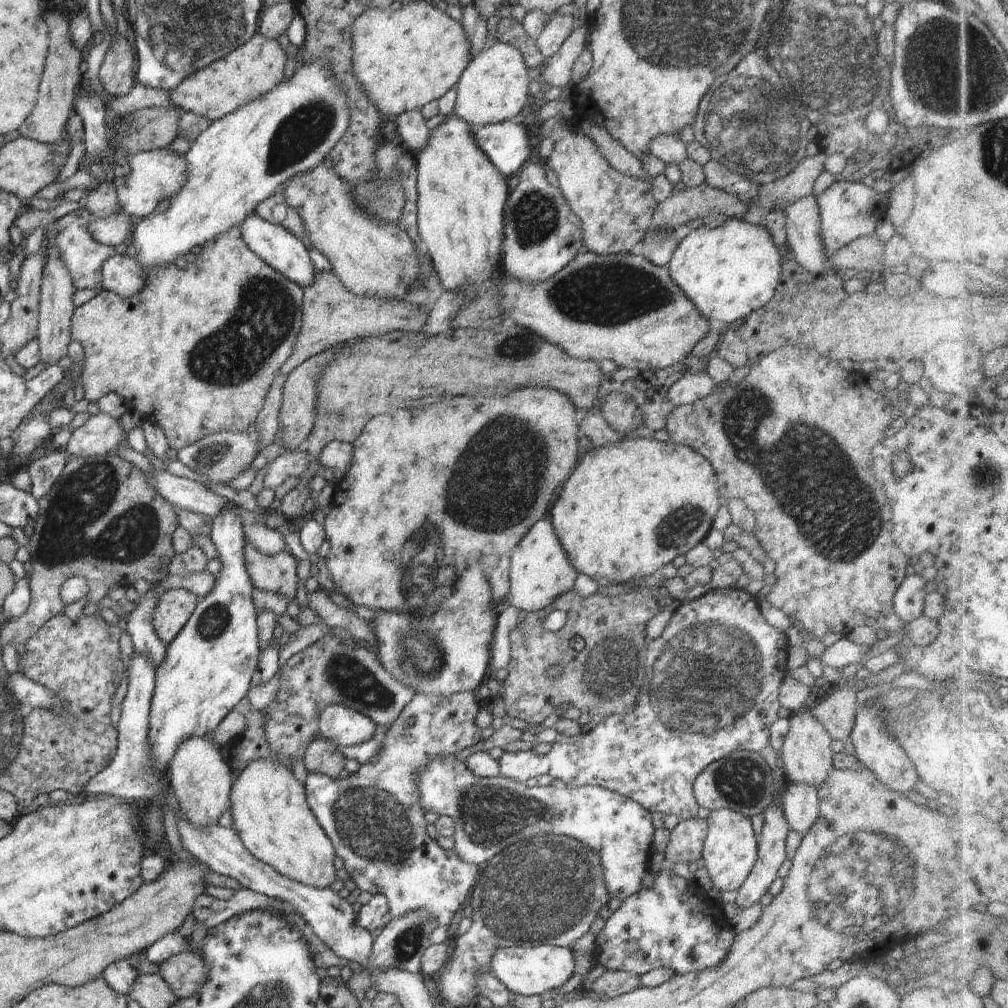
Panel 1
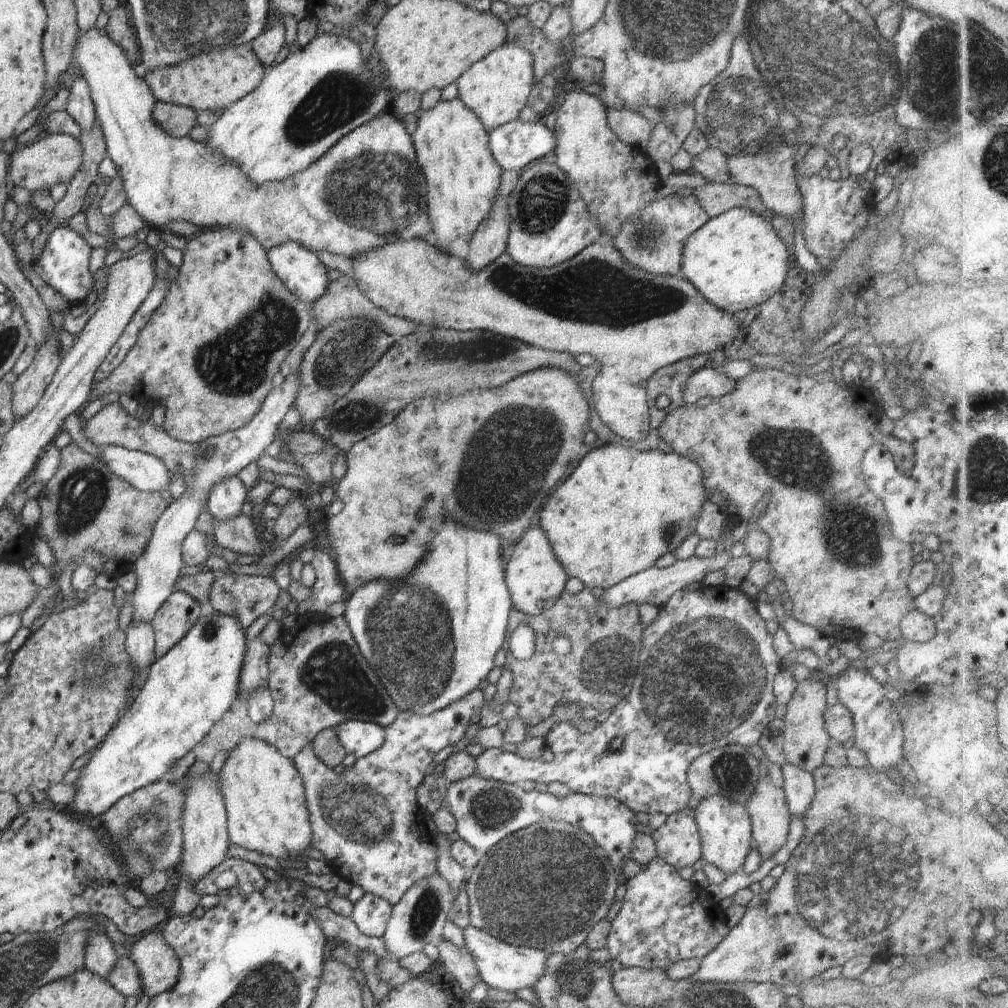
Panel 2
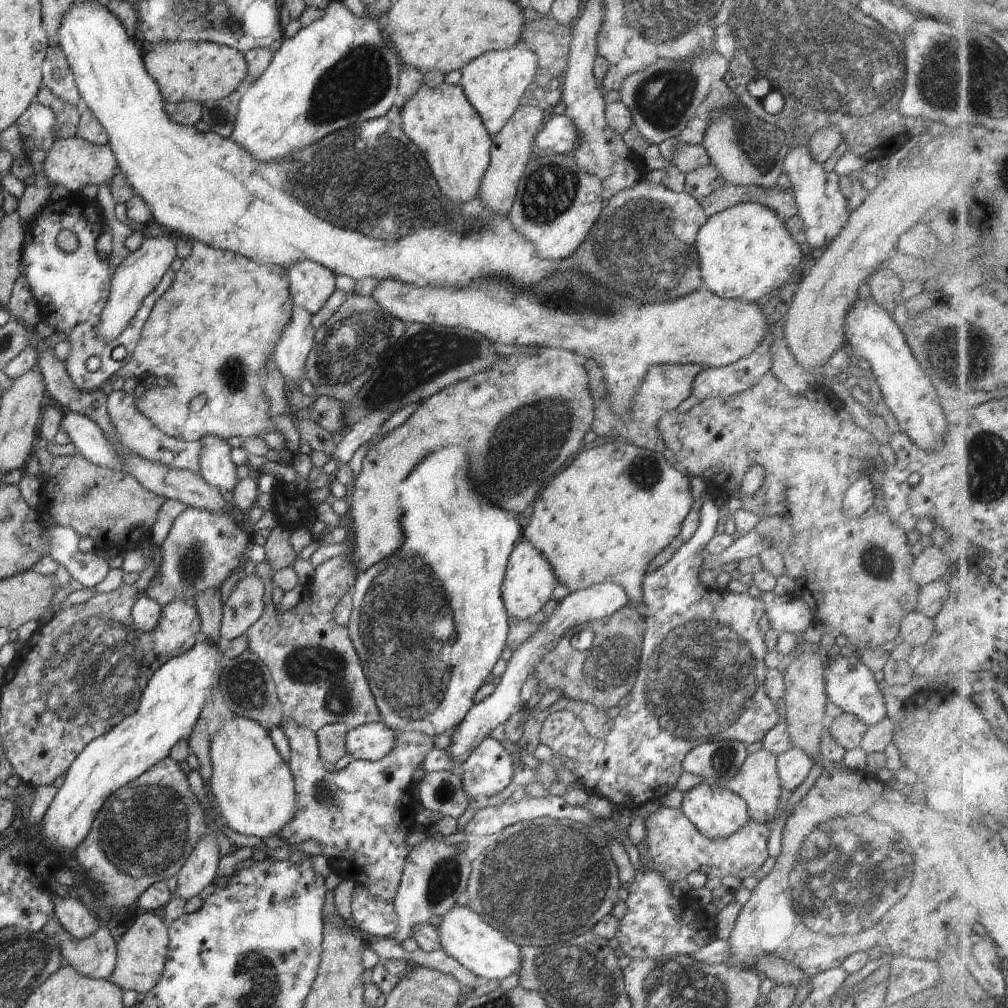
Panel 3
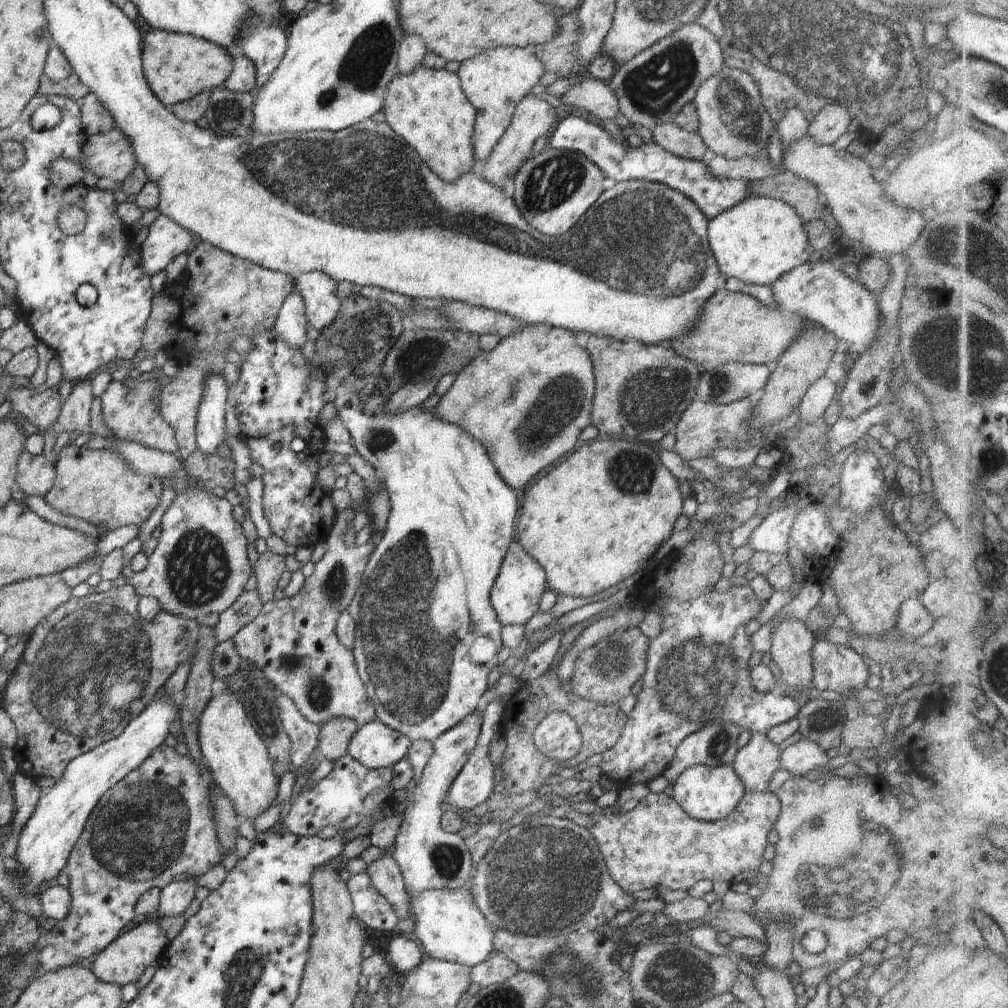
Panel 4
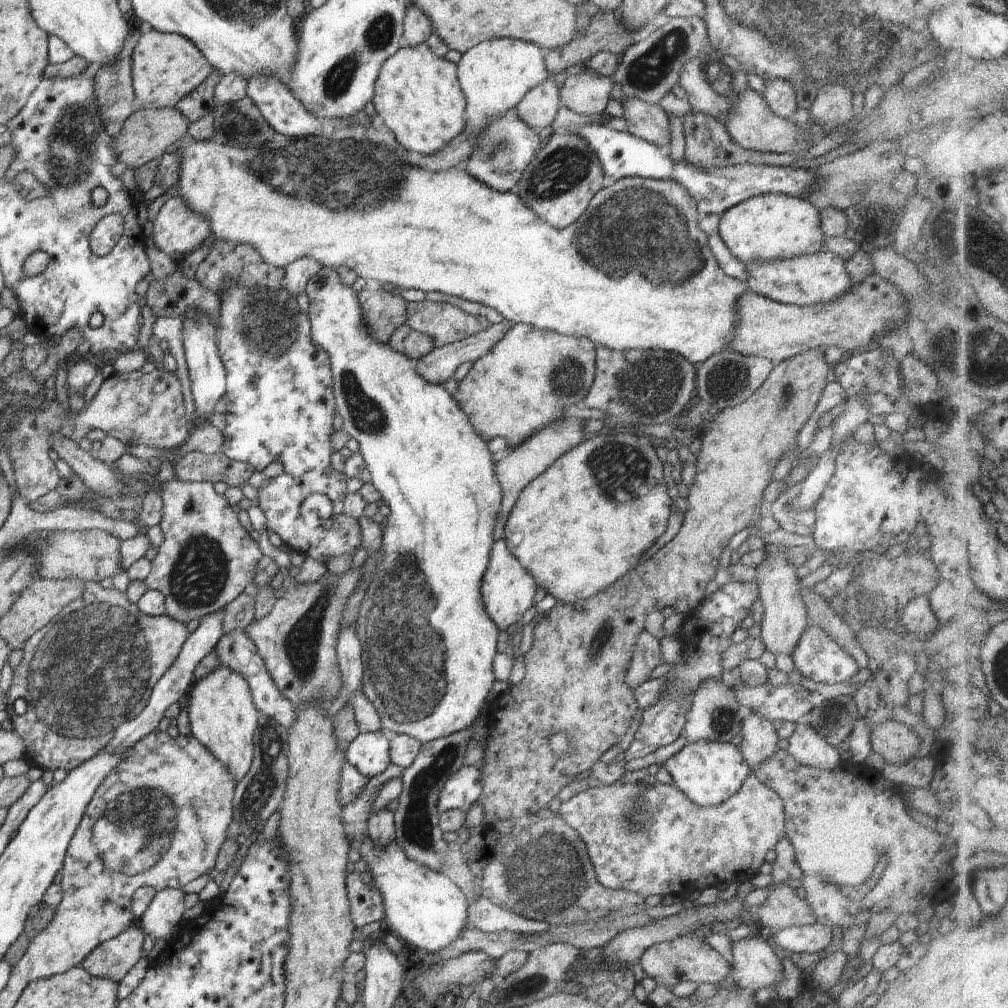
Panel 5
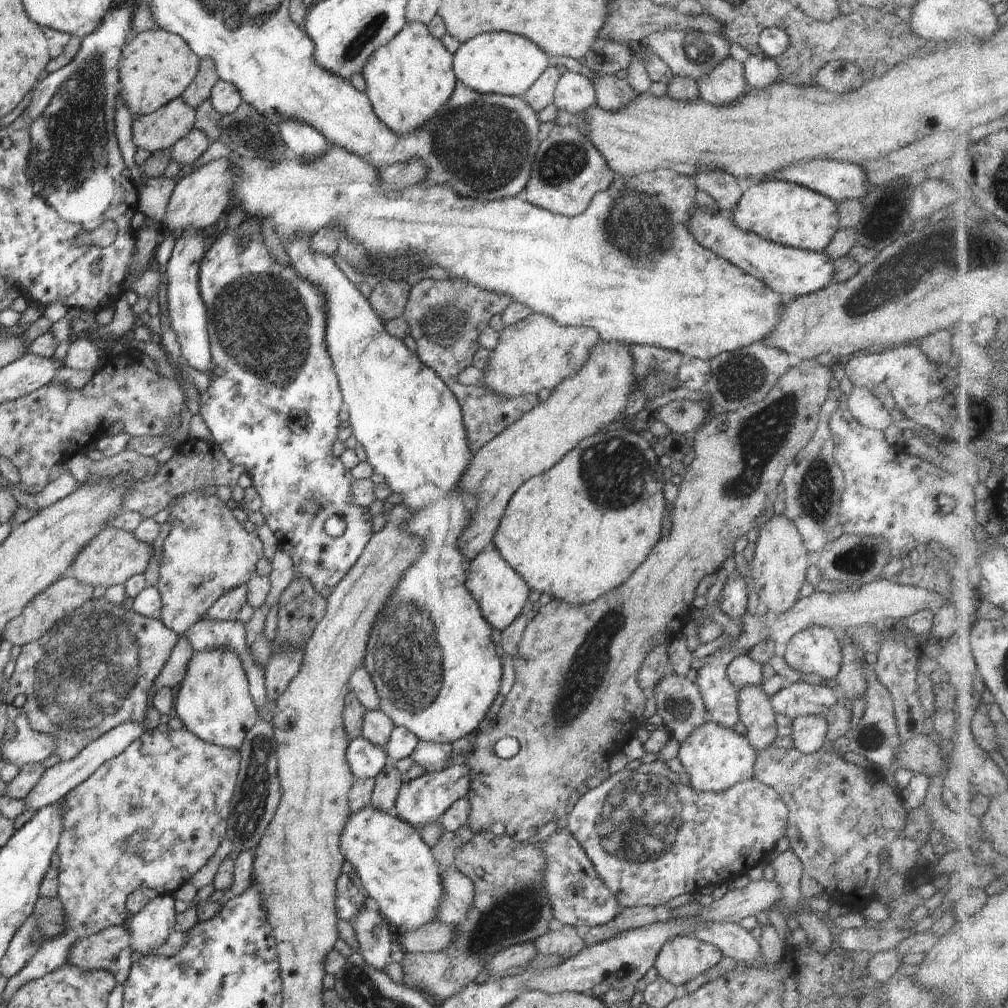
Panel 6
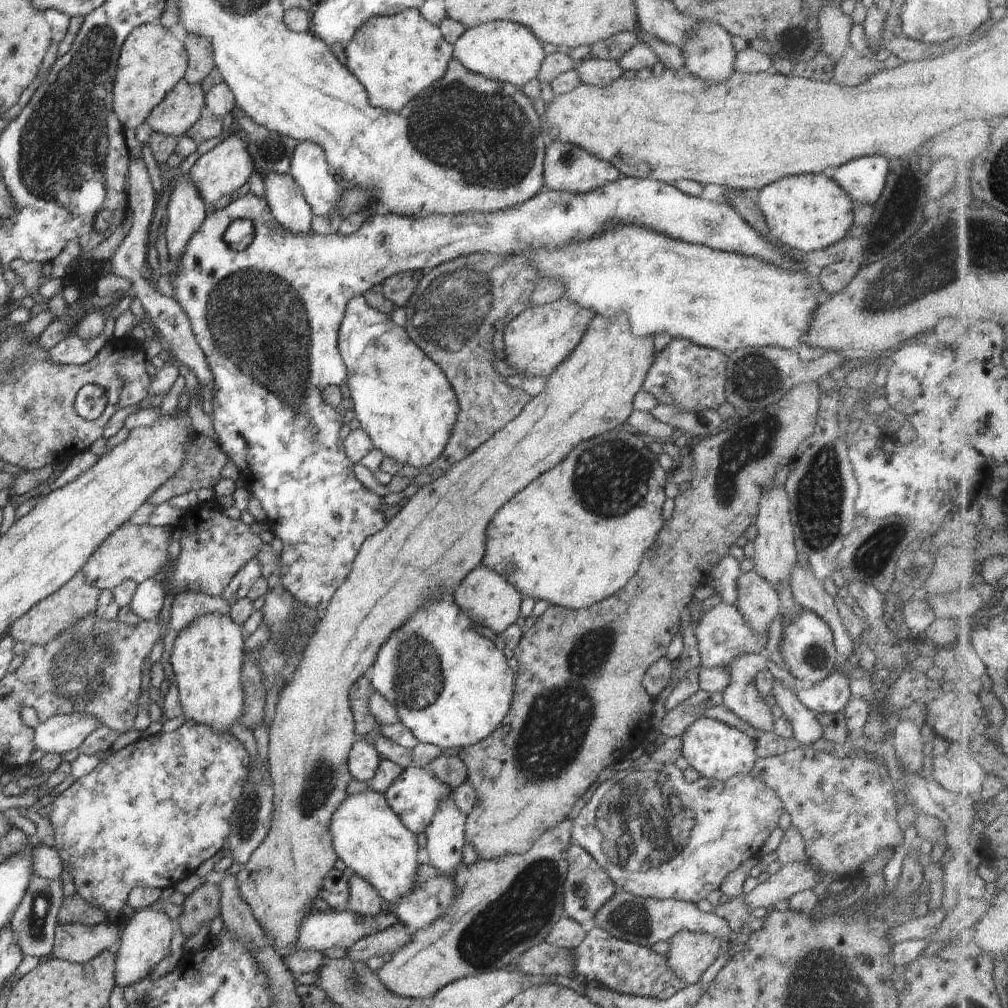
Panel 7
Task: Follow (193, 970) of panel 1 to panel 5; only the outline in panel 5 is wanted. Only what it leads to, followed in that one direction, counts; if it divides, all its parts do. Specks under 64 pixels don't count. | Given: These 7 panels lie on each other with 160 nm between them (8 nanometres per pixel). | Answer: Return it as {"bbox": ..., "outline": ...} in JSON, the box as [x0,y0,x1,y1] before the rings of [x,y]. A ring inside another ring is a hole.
{"bbox":[80,923,145,983],"outline":[[[135,923],[93,948],[80,965],[93,977],[119,983],[140,960],[144,938],[145,932]]]}

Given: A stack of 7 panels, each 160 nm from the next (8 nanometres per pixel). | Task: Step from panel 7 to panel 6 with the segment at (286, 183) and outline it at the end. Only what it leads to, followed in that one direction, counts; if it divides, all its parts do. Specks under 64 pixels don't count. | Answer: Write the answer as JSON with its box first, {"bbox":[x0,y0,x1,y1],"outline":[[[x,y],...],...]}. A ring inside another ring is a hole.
{"bbox":[283,236,503,744],"outline":[[[298,236],[294,245],[284,244],[283,247],[286,254],[290,254],[298,276],[322,290],[320,294],[326,304],[324,340],[334,364],[343,409],[350,416],[352,435],[364,448],[366,462],[374,474],[383,476],[390,493],[402,497],[400,504],[410,512],[414,510],[406,530],[424,542],[424,554],[400,576],[396,590],[388,596],[388,602],[374,620],[363,667],[380,697],[380,710],[395,727],[408,729],[419,741],[451,744],[479,728],[499,694],[503,670],[492,640],[493,628],[482,617],[476,600],[466,587],[469,561],[464,558],[462,548],[456,548],[456,540],[460,540],[460,534],[464,532],[462,528],[476,510],[476,498],[456,490],[474,452],[468,446],[460,404],[450,388],[422,364],[403,340],[392,338],[386,332],[368,300],[346,278],[331,256],[307,252],[310,240],[310,236]]]}

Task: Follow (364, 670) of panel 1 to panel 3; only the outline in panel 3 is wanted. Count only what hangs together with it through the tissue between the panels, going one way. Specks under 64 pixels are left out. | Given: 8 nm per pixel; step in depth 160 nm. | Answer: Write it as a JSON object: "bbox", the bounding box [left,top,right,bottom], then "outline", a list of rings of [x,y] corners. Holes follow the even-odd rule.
{"bbox":[245,553,383,732],"outline":[[[348,553],[326,560],[315,568],[314,576],[304,584],[301,600],[295,607],[281,612],[273,602],[267,604],[260,618],[245,632],[247,650],[268,667],[273,678],[277,697],[283,706],[284,723],[294,721],[298,726],[316,732],[332,723],[344,723],[353,729],[368,723],[383,722],[347,627],[340,626],[333,613],[341,598],[352,592],[357,576],[357,568]]]}

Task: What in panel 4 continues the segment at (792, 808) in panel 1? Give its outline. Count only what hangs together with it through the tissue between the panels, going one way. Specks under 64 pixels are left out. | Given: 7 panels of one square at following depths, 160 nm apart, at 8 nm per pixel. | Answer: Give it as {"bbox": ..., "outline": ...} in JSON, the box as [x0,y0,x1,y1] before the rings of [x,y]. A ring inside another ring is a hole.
{"bbox":[780,738,832,777],"outline":[[[804,738],[783,746],[780,755],[781,766],[785,768],[785,772],[803,777],[812,770],[832,772],[828,768],[830,759],[819,744]]]}

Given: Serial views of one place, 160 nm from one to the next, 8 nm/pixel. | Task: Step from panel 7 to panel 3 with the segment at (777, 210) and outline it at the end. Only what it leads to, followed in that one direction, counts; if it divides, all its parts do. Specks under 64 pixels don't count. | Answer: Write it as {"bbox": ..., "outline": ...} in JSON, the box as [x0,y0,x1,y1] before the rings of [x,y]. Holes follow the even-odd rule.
{"bbox":[695,203,802,303],"outline":[[[742,203],[713,214],[699,228],[695,247],[699,267],[708,287],[720,298],[741,298],[761,303],[792,279],[792,270],[802,260],[802,248],[771,208],[760,203]]]}

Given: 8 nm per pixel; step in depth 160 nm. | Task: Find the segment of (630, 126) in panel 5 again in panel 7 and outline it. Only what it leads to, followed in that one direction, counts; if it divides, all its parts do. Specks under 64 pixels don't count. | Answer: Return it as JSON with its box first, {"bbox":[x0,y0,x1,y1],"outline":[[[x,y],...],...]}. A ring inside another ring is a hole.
{"bbox":[574,56,623,87],"outline":[[[586,56],[574,70],[579,74],[582,83],[605,87],[613,80],[620,78],[623,68],[616,61],[607,61],[592,56]]]}

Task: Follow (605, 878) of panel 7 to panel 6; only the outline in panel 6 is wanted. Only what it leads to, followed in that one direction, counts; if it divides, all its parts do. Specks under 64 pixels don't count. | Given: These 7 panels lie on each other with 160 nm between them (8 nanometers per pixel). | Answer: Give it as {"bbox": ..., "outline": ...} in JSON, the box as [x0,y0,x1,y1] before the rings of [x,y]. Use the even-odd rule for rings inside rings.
{"bbox":[538,823,621,931],"outline":[[[563,823],[545,840],[538,840],[538,846],[540,852],[546,856],[544,890],[552,906],[552,918],[555,924],[568,925],[578,931],[585,931],[606,925],[616,918],[616,914],[620,914],[621,905],[616,900],[617,896],[600,880],[582,846]]]}

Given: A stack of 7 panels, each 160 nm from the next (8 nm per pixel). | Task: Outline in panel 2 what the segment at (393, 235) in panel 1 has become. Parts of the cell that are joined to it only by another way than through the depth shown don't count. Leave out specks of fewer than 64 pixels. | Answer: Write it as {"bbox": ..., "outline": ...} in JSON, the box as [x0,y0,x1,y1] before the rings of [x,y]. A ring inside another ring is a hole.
{"bbox":[351,240,739,441],"outline":[[[395,240],[382,249],[351,259],[352,278],[372,304],[424,328],[483,330],[544,350],[594,356],[601,370],[593,380],[591,403],[614,434],[630,441],[641,441],[649,433],[651,421],[645,389],[647,380],[658,369],[696,354],[710,355],[713,350],[724,350],[739,336],[739,326],[733,313],[717,309],[682,276],[640,272],[630,268],[616,250],[598,240],[574,258],[545,269],[522,266],[504,251],[483,269],[475,271],[466,261],[443,253],[426,241]]]}

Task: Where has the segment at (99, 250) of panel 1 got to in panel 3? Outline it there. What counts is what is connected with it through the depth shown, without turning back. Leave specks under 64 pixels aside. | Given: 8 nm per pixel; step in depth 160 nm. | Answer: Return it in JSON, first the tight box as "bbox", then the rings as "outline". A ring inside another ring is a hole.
{"bbox":[19,200,175,392],"outline":[[[62,200],[53,201],[29,221],[31,225],[24,235],[22,243],[19,271],[20,279],[24,279],[29,293],[40,308],[41,320],[46,320],[55,332],[64,334],[64,343],[70,344],[69,355],[64,364],[74,383],[82,392],[95,391],[102,382],[108,381],[122,367],[132,360],[132,355],[141,337],[141,330],[149,319],[156,301],[168,290],[175,274],[172,269],[162,277],[156,288],[140,303],[134,318],[128,323],[118,338],[106,342],[99,337],[99,326],[103,308],[107,304],[107,296],[111,290],[111,268],[108,257],[103,259],[96,251],[96,240],[104,234],[105,217],[101,208],[94,208],[94,200]],[[63,228],[72,230],[78,237],[79,246],[76,251],[66,253],[56,246],[56,237]],[[114,348],[126,348],[126,357],[116,360],[112,358]],[[96,356],[100,367],[94,372],[86,369],[86,360]]]}

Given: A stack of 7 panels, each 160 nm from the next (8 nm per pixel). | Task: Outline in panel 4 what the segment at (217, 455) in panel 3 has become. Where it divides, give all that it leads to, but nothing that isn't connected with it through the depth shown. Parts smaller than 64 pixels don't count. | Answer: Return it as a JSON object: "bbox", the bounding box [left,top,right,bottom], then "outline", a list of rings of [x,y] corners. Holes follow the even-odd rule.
{"bbox":[195,375,229,455],"outline":[[[210,375],[205,380],[195,421],[196,446],[205,455],[216,455],[218,447],[227,440],[224,424],[224,413],[229,404],[227,389],[228,384],[225,382],[223,375]]]}

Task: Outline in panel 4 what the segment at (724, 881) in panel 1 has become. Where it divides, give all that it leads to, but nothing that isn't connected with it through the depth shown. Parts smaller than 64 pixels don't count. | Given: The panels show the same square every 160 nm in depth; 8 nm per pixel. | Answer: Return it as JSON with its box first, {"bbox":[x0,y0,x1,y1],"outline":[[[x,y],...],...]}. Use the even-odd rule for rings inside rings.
{"bbox":[672,764,747,821],"outline":[[[697,764],[684,768],[680,776],[672,785],[673,797],[689,815],[701,821],[717,821],[718,819],[727,817],[733,808],[741,801],[744,793],[747,792],[740,777],[735,773],[732,765],[716,765],[709,767],[707,764]]]}

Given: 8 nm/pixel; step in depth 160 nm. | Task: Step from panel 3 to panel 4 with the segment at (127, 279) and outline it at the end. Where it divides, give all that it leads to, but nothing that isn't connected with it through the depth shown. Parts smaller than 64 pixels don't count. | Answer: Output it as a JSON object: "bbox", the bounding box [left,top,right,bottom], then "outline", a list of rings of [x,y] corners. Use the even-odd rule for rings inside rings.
{"bbox":[138,213,195,276],"outline":[[[160,213],[149,226],[145,241],[138,245],[141,256],[138,265],[152,276],[163,271],[177,256],[190,251],[195,242],[187,228]]]}

